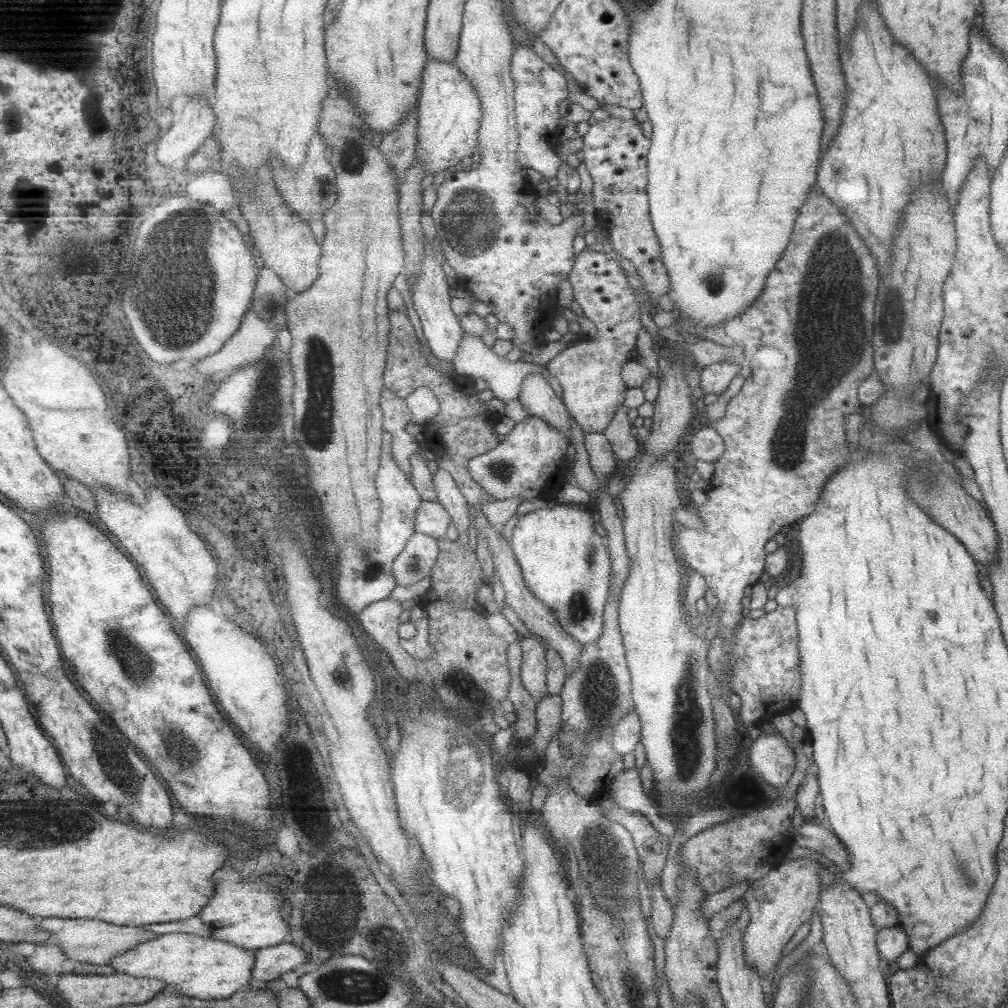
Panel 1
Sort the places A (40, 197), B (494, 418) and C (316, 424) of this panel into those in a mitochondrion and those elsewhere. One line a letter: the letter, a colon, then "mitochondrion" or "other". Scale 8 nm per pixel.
A: mitochondrion
B: other
C: mitochondrion

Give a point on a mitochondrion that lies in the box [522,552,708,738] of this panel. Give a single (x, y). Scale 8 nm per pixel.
(601, 688)

